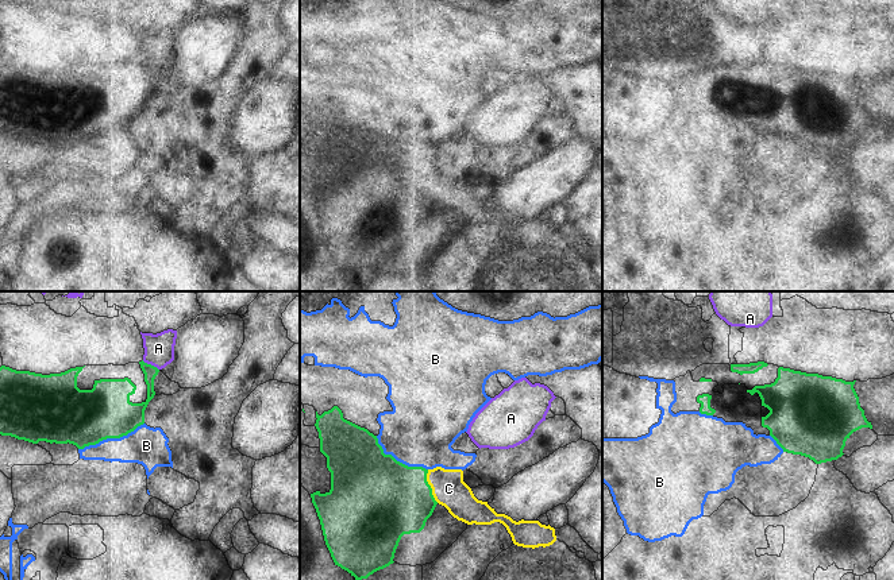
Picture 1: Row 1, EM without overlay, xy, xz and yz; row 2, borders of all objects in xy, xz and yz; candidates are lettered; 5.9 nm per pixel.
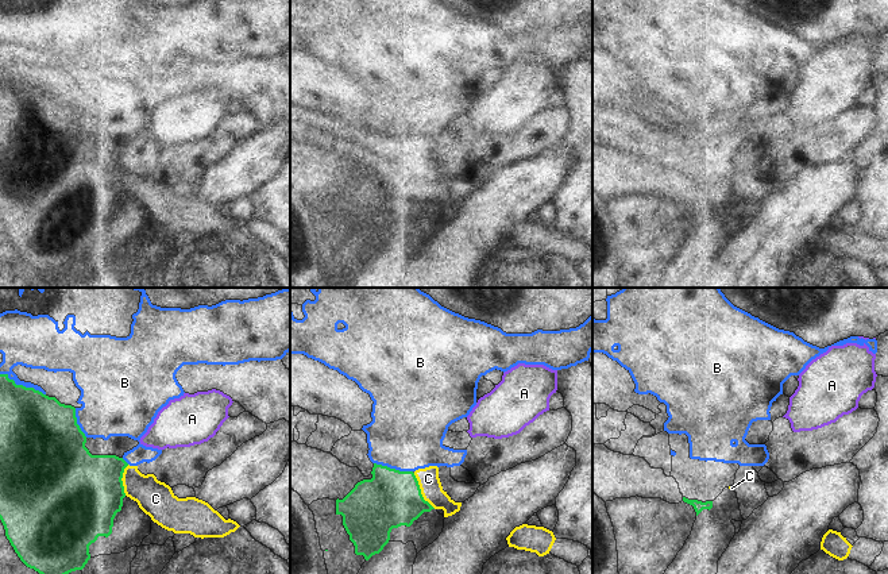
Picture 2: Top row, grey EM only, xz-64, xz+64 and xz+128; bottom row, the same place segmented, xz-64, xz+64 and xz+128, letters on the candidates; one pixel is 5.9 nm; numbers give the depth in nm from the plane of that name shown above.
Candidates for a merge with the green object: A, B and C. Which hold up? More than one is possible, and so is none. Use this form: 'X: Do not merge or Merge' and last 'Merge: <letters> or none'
A: Do not merge
B: Do not merge
C: Do not merge
Merge: none

